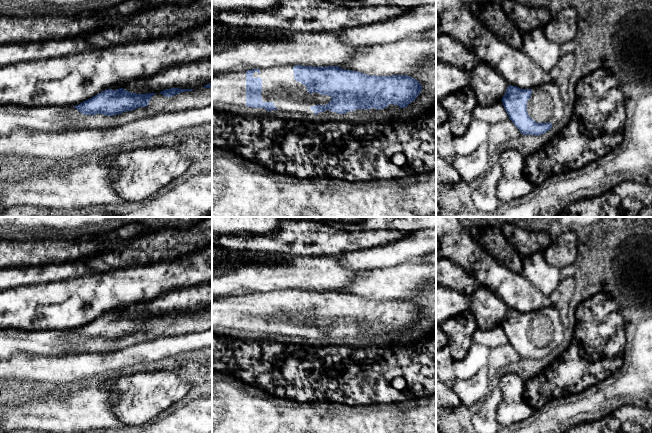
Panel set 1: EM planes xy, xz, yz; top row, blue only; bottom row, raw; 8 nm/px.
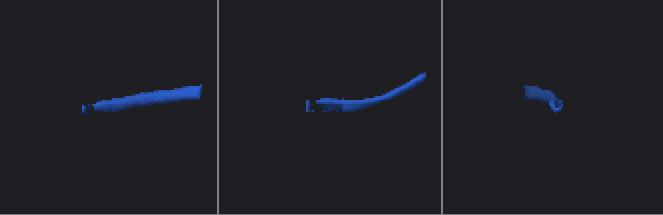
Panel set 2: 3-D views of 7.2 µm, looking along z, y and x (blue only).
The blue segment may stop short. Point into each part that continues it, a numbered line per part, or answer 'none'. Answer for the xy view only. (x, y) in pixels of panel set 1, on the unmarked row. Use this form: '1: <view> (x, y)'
none

